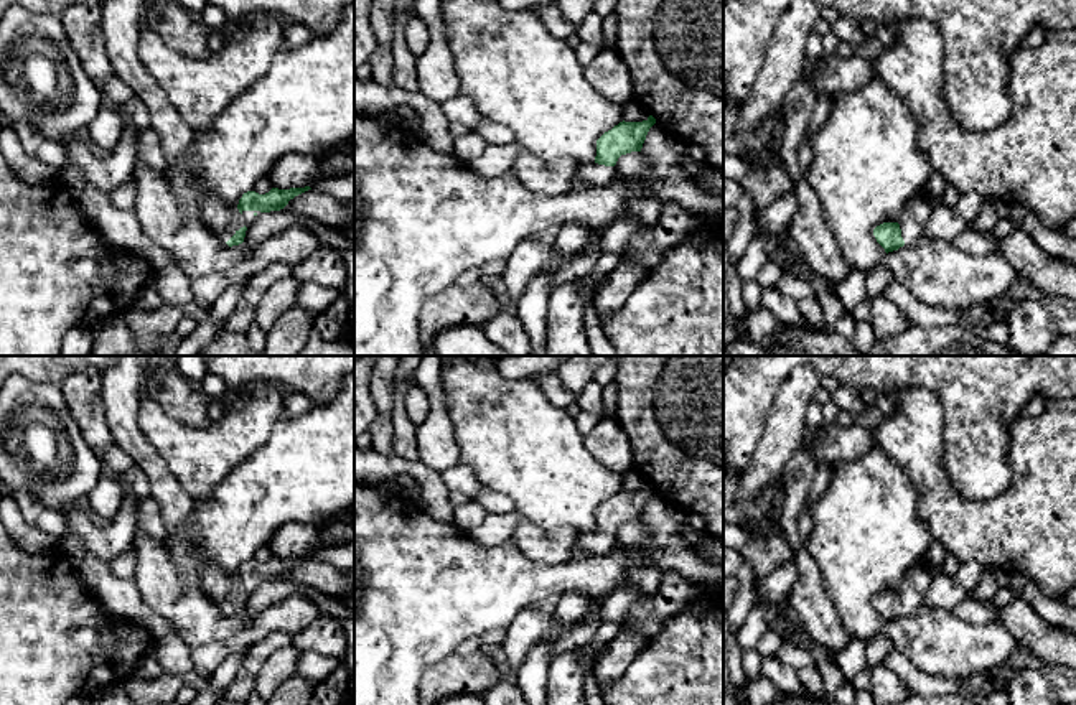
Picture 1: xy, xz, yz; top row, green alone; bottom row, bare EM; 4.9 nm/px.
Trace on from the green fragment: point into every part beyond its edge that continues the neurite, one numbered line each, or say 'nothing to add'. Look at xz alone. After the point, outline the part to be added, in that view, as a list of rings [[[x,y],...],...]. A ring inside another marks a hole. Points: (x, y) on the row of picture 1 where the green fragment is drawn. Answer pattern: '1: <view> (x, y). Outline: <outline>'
1: xz (592, 175). Outline: [[[583,163],[577,171],[577,180],[585,188],[608,186],[615,181],[615,166],[605,166],[598,163]]]

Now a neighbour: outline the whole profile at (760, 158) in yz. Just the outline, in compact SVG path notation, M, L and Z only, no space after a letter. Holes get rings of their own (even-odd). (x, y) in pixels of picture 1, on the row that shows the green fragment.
M776 119L760 124L751 142L750 153L742 158L755 173L765 171L770 166L783 166L779 147L774 150L766 148L776 132L776 127Z

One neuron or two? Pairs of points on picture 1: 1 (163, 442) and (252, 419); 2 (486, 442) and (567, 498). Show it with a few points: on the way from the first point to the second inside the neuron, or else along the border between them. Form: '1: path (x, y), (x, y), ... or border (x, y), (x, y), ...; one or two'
1: path (185, 442), (231, 440); one
2: path (506, 442), (511, 442), (547, 478); one

